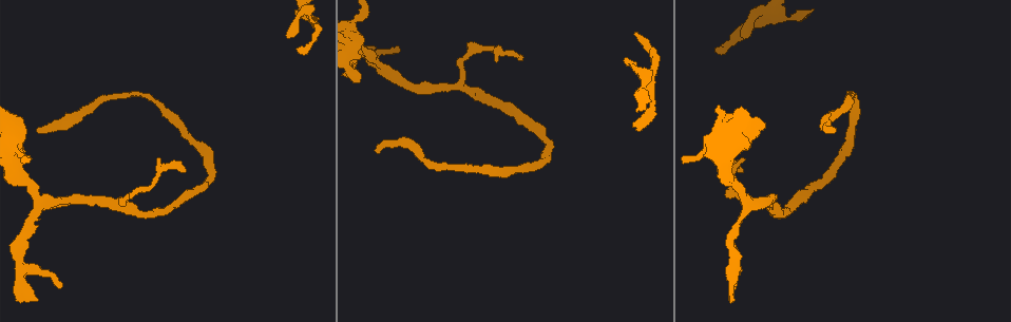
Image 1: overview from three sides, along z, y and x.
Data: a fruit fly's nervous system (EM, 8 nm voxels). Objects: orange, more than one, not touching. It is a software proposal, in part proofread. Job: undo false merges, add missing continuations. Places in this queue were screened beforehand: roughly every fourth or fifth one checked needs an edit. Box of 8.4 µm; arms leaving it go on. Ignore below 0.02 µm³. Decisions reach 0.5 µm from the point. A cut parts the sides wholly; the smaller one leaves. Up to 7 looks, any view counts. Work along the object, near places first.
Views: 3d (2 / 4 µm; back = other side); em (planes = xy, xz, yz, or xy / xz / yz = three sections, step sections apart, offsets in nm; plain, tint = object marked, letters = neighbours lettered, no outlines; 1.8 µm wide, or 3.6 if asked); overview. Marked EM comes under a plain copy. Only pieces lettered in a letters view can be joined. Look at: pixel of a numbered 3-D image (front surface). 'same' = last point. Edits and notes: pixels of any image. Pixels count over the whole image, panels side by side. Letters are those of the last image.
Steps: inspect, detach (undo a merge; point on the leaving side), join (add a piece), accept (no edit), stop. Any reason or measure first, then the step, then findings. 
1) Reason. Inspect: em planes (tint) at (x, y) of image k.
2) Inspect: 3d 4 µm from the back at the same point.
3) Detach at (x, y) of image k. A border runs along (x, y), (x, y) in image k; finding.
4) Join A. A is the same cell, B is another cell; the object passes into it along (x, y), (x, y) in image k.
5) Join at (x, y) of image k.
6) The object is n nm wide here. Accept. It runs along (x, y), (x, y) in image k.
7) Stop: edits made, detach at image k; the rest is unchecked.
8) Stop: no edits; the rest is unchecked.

Calibre changes. Inspect: 3d 4 µm at (374, 62) of image 1.

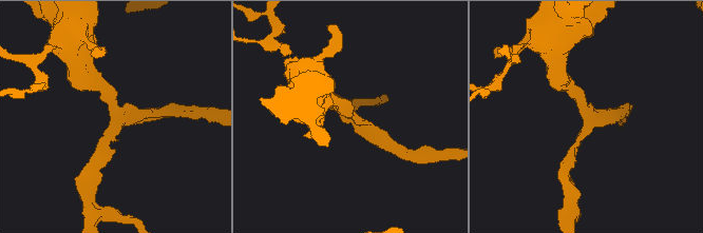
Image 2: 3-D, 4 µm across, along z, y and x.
Inspect: em 3.6 µm xz step 8 (tint) at (115, 110) of image 2.

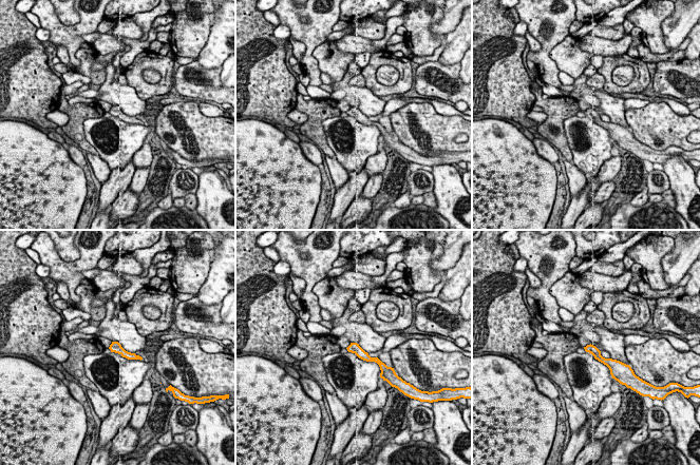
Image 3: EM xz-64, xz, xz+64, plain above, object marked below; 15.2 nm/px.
Cut it another way. Inspect: em 3.6 µm xy step 8 (letters) at the same point.

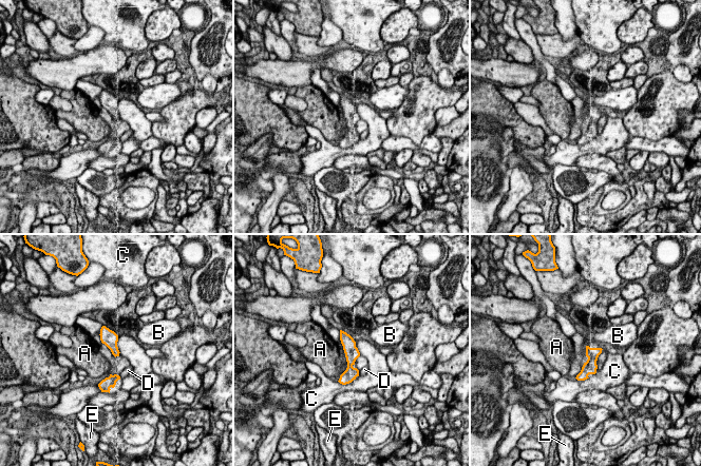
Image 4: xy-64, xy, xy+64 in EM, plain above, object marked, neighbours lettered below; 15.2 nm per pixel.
The object is 160 nm wide here. Accept. A, B, C, D and E are other cells; continuous, no second neuron.

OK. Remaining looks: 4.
Long arm stops here. Inspect: em planes (letters) at (832, 128) of image 1.

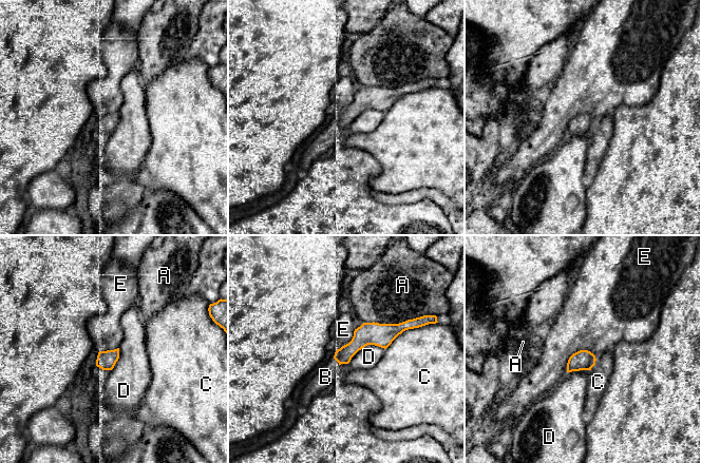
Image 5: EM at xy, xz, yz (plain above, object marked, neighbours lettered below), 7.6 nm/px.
Join B. B is the same cell, A, C, D and E are other cells; it goes on there.

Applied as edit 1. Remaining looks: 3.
Redraw. Inspect: overview.

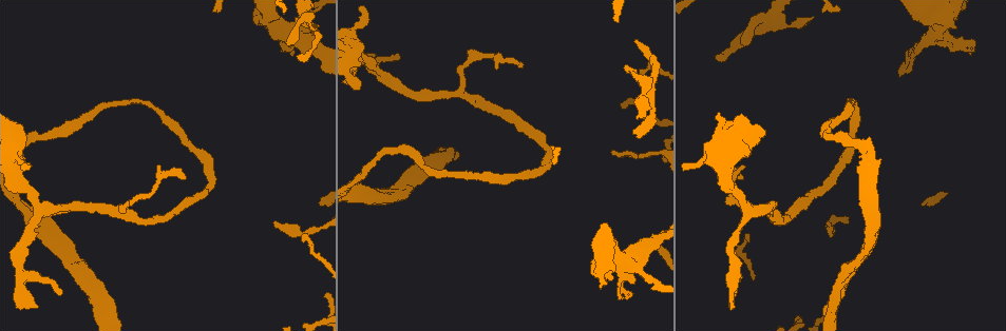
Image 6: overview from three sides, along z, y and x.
Free end. Inspect: em xy step 16 (letters) at (745, 44) of image 6.

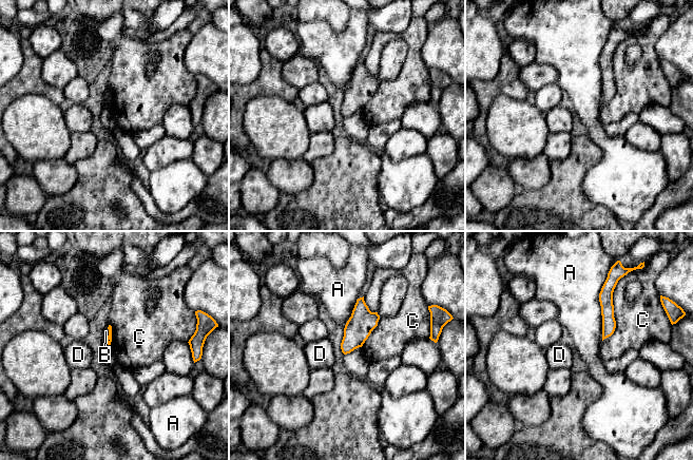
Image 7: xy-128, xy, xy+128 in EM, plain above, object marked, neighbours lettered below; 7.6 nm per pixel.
Inspect: em xz step 8 (letters) at the same point.

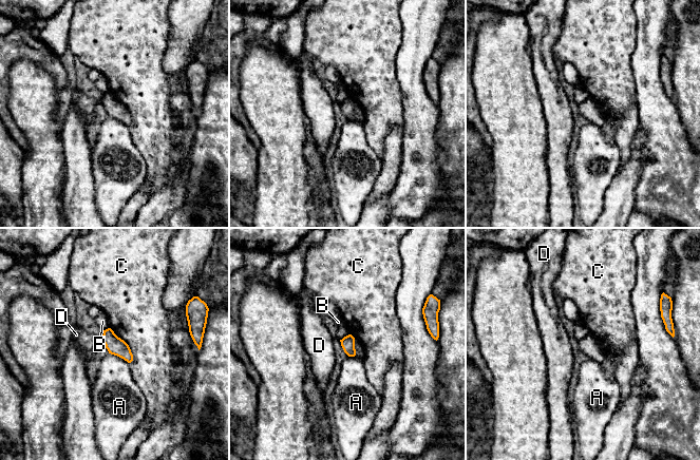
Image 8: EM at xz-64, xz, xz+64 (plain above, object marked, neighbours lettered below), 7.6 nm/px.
Accept. A, B, C and D are other cells; a border runs along (109, 352), (123, 358), (129, 363) in image 8; no lettered piece goes on from it.

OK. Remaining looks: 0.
Stop: edits made, join at image 5; the rest is unchecked.

